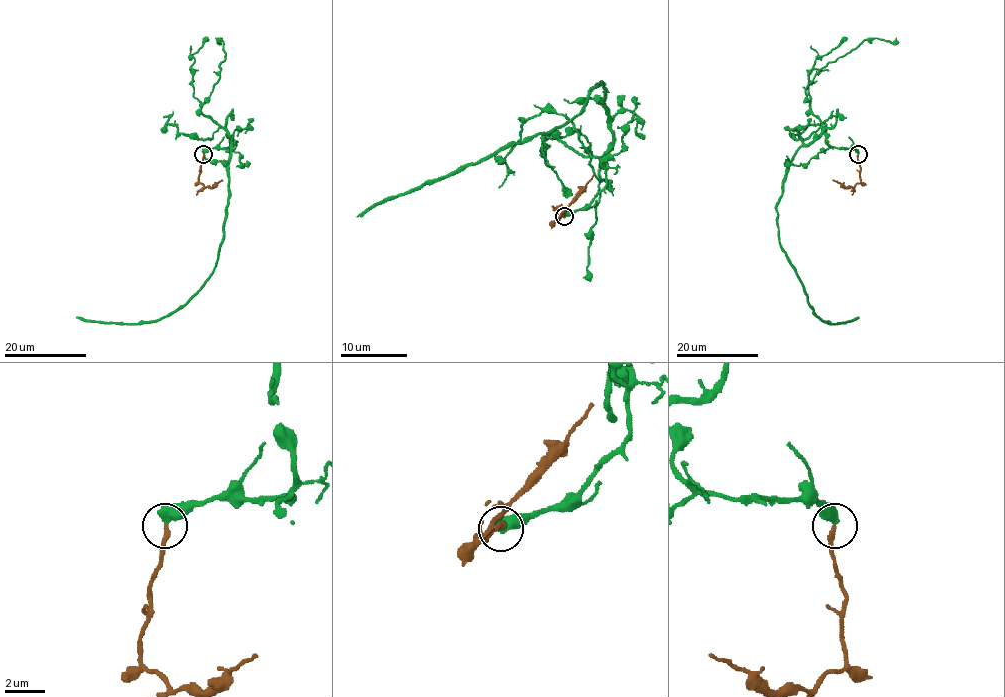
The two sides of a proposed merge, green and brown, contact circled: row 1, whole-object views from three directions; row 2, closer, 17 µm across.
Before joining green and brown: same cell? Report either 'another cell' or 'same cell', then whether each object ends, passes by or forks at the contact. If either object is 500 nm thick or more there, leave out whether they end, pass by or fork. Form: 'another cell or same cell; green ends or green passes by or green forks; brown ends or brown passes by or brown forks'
same cell

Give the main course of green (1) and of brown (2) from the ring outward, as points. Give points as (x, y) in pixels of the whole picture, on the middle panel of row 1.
1: (564, 216), (584, 208), (606, 184), (604, 158), (612, 141), (601, 82), (567, 124), (382, 199), (357, 216)
2: (564, 216), (556, 219), (594, 174)

